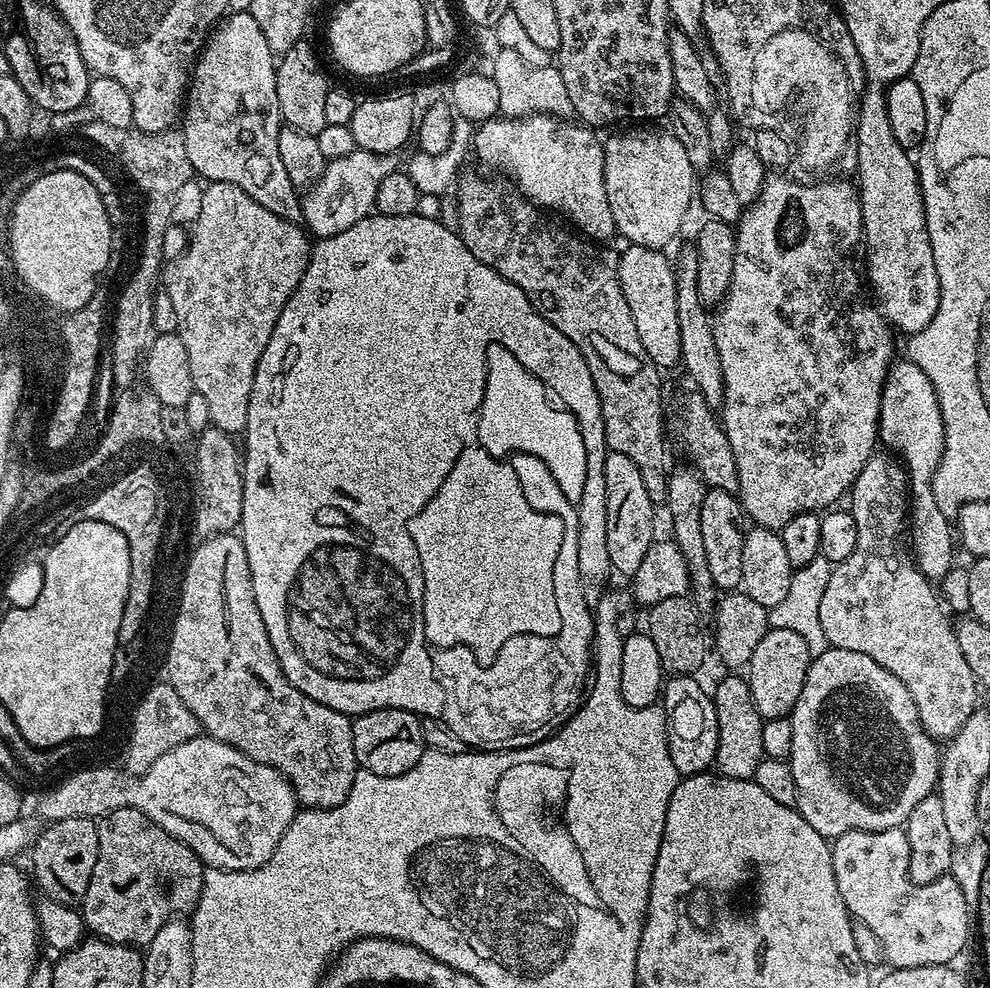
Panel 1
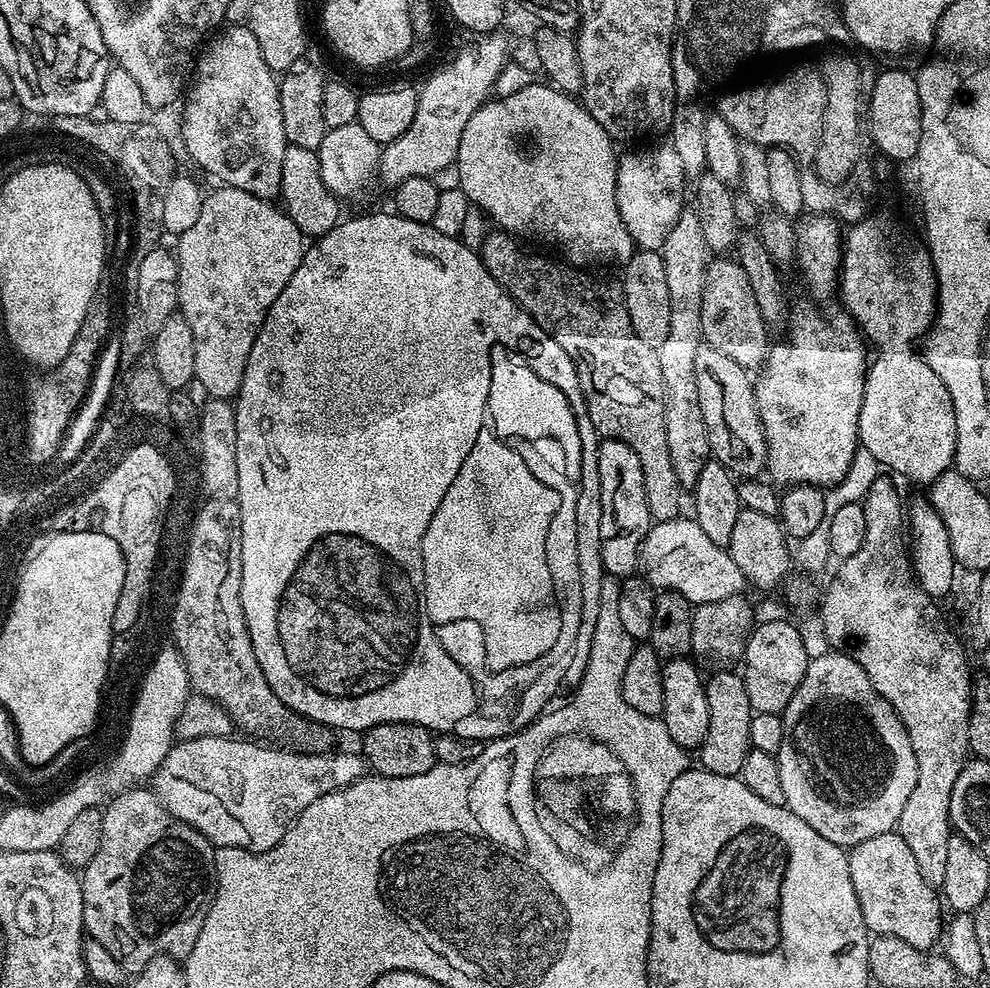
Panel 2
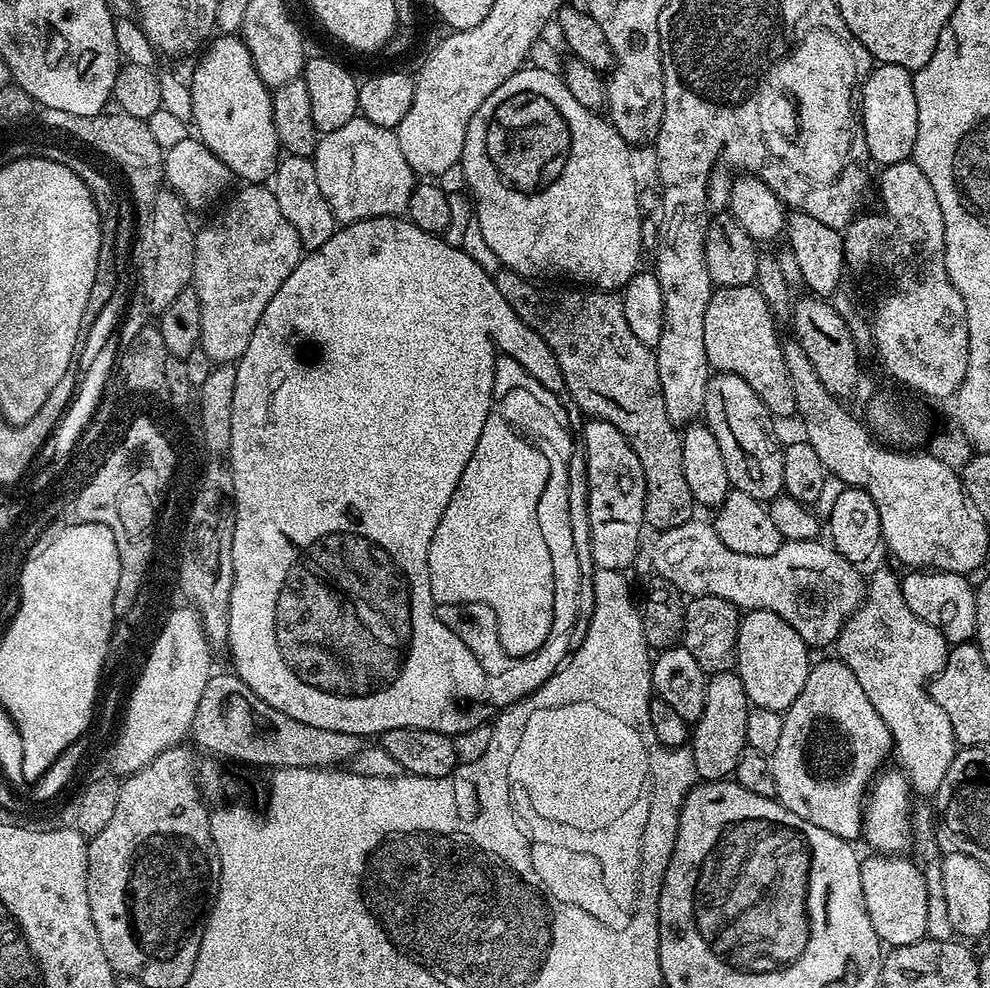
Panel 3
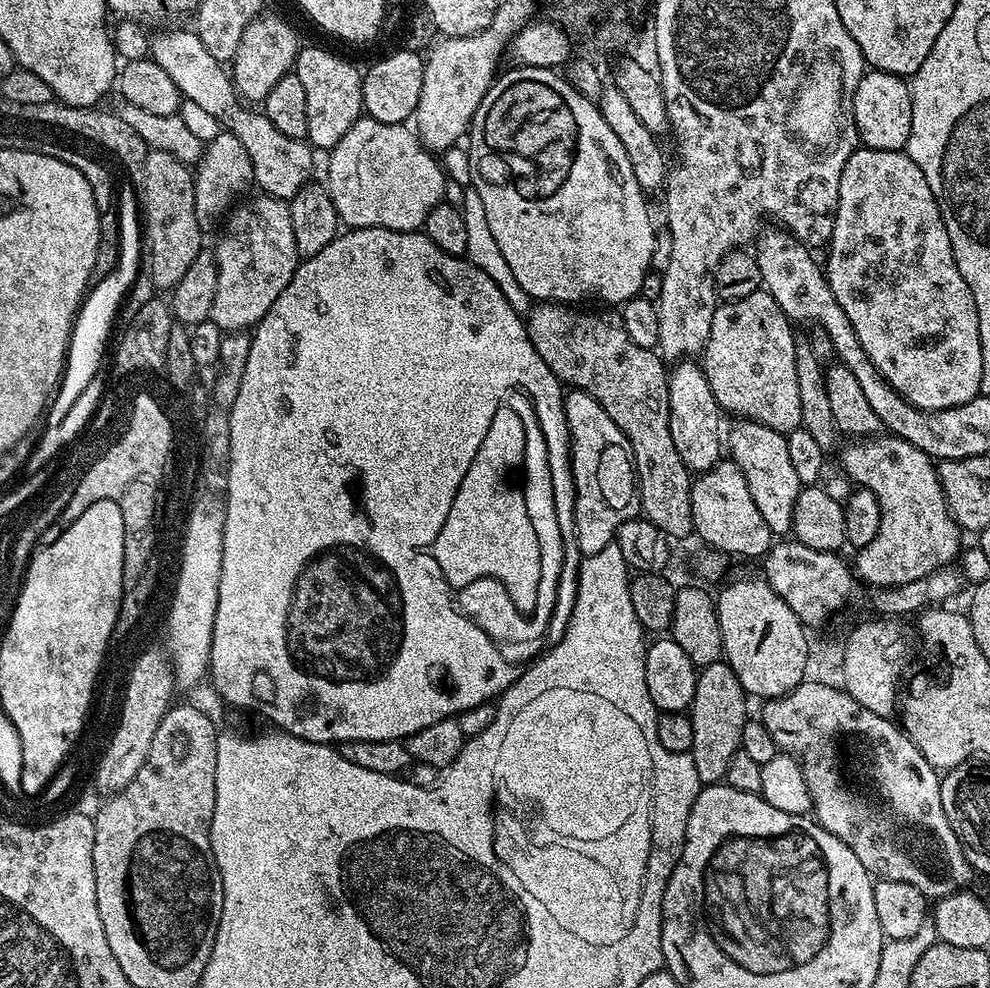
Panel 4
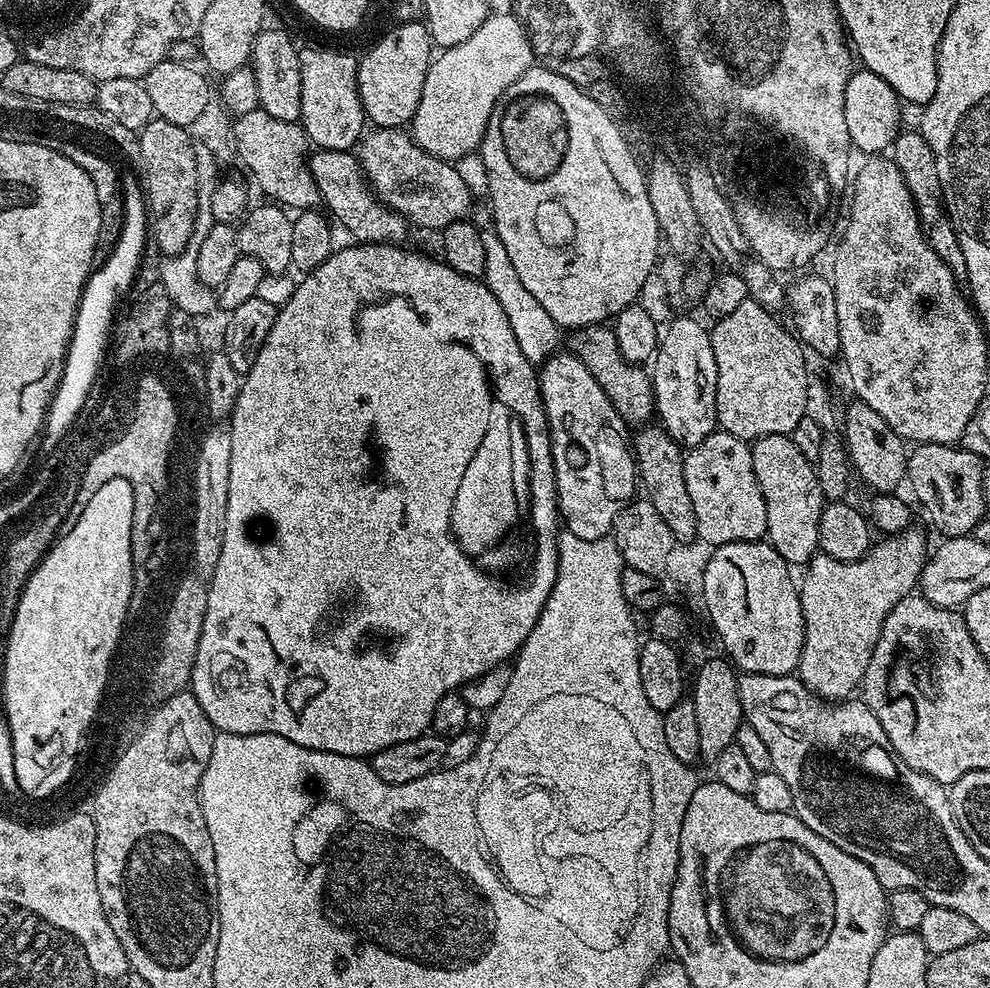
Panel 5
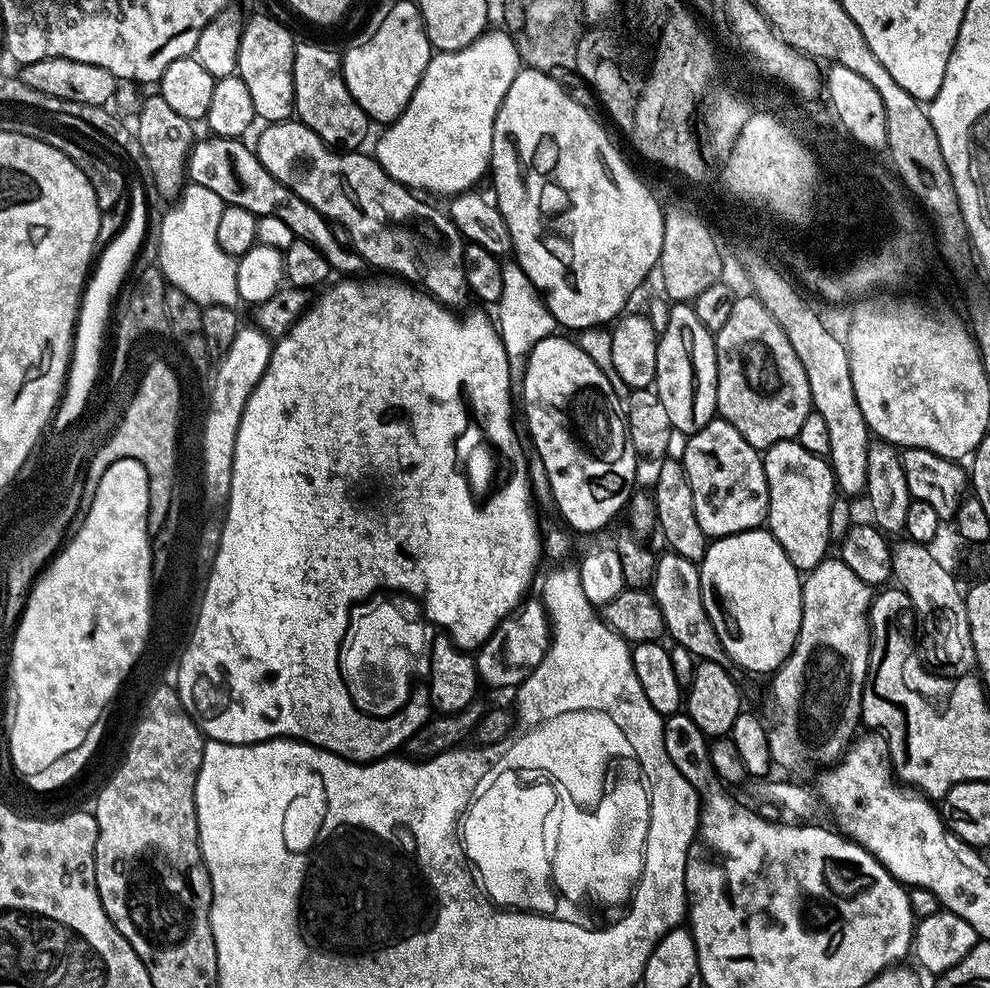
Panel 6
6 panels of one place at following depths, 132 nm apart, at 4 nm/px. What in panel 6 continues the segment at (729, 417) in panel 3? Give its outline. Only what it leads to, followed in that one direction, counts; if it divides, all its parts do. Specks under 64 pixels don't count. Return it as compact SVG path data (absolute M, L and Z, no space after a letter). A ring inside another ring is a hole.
M799 439L774 442L774 446L763 449L762 459L768 483L767 531L786 550L786 558L796 569L807 574L829 555L831 504L838 496L836 476L827 459L810 454Z

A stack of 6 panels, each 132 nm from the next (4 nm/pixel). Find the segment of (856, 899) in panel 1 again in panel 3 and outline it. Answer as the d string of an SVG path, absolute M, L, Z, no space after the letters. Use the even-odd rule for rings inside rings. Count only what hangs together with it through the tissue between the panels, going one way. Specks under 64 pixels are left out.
M868 854L863 857L860 865L860 877L862 878L862 898L866 902L866 914L870 914L870 922L874 922L874 930L878 934L878 938L888 946L893 948L906 946L907 944L914 944L919 940L927 937L928 931L926 930L926 878L922 871L921 865L915 859L904 860L908 858L901 858L896 854Z

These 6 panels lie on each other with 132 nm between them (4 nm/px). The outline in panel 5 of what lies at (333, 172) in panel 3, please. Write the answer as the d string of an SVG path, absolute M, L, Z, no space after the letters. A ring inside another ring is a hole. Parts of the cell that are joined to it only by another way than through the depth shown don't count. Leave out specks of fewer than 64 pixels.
M399 128L369 131L358 145L358 159L376 199L404 217L409 225L443 230L465 219L474 204L474 198L470 190L466 190L466 182L462 182L455 163L423 152L407 131Z

